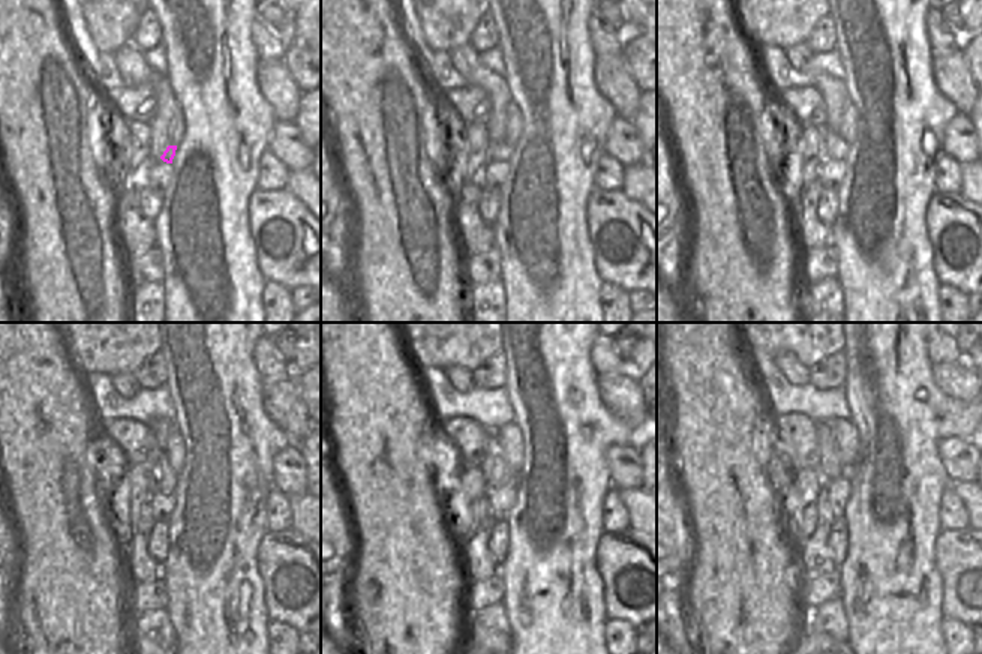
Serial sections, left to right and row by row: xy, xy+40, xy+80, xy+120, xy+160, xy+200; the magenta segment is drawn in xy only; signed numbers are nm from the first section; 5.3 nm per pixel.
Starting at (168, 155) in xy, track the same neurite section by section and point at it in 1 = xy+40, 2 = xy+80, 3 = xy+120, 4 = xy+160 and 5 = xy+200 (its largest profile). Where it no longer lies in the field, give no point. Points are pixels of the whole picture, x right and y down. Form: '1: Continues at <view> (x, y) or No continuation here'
1: Continues at xy+40 (502, 150)
2: Continues at xy+80 (835, 147)
3: Continues at xy+120 (159, 473)
4: Continues at xy+160 (495, 470)
5: Continues at xy+200 (831, 467)

